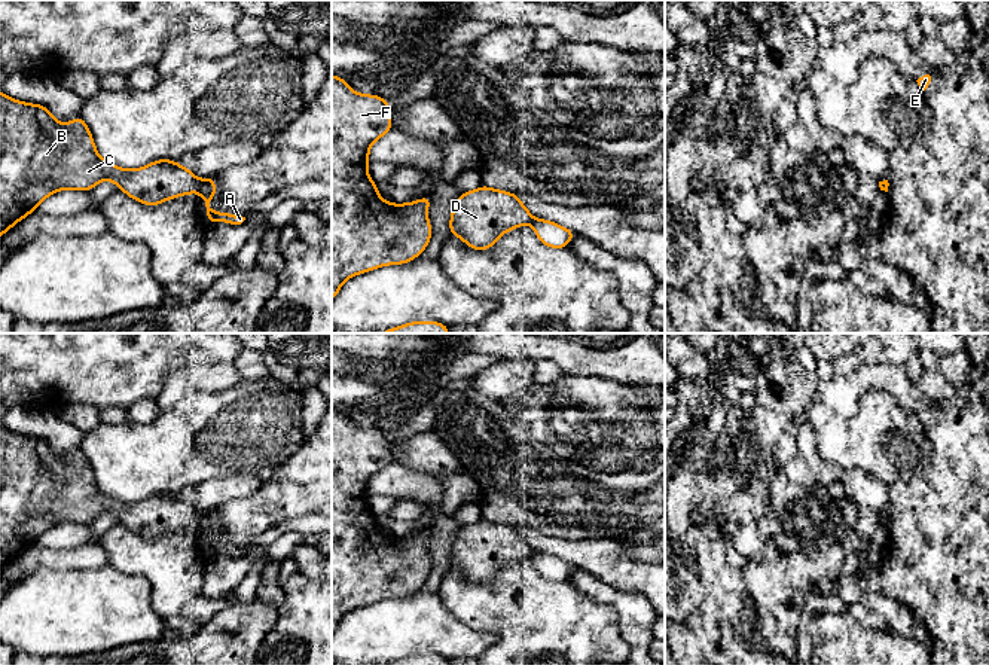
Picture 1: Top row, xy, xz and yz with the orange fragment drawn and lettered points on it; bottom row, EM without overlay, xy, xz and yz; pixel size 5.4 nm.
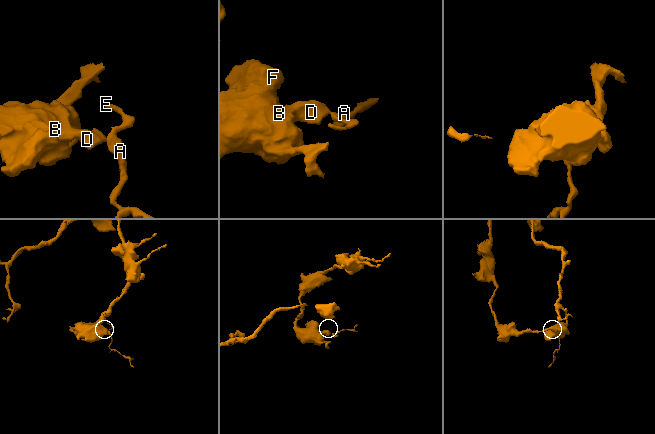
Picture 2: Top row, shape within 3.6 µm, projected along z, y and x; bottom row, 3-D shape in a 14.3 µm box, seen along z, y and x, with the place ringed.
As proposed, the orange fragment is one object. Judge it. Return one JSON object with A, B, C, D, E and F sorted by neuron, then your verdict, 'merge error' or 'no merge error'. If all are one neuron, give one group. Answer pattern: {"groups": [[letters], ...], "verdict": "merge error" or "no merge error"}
{"groups": [["A", "E"], ["B", "C", "D", "F"]], "verdict": "merge error"}

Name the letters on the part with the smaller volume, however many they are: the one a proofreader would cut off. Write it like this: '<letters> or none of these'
A, E

